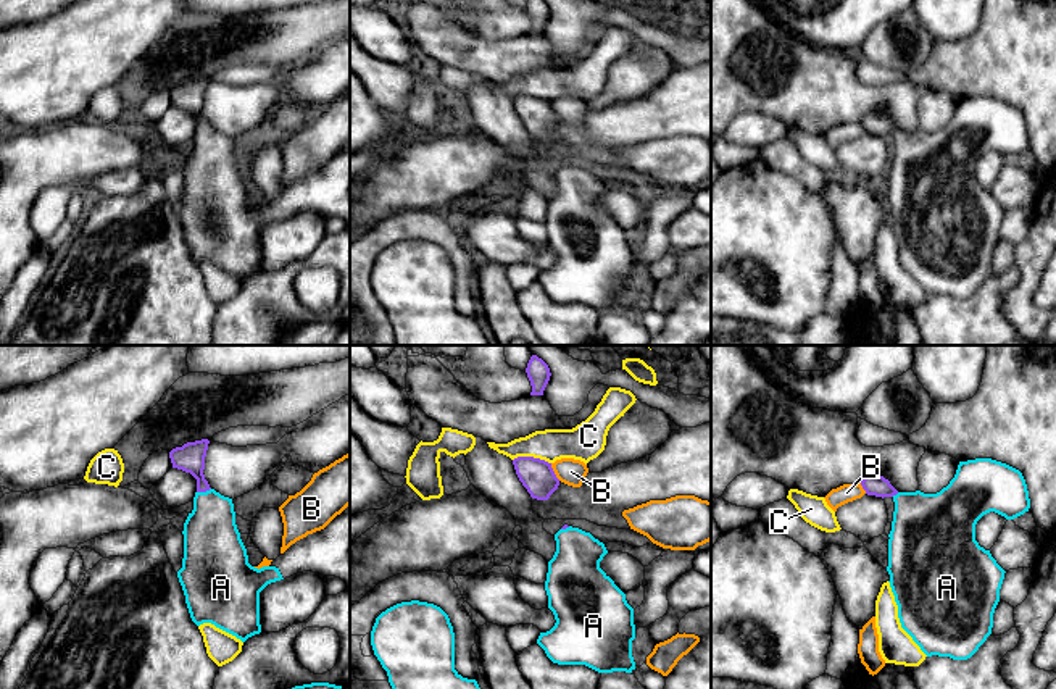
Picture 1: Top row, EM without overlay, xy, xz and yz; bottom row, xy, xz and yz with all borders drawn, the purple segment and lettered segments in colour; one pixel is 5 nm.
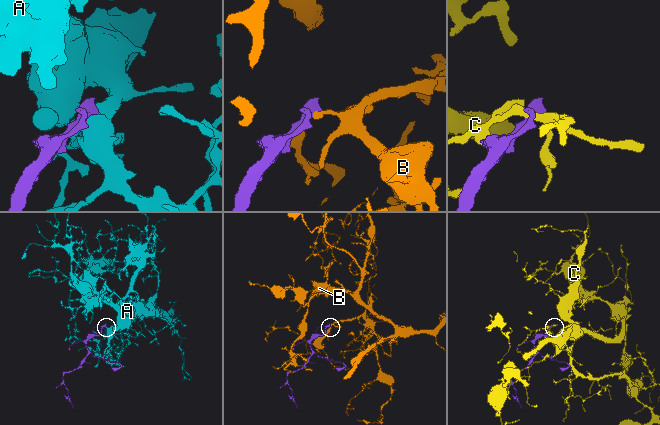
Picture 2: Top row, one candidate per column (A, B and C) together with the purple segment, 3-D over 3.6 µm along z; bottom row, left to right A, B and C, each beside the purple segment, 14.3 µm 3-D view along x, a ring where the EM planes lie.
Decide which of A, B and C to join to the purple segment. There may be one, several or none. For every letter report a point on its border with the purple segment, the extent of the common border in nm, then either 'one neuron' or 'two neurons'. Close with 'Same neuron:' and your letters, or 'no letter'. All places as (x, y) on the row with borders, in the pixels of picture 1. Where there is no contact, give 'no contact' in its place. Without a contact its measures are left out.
A: contact xy (203, 491); length 80 nm; one neuron
B: contact xz (553, 471); length 100 nm; two neurons
C: contact xz (532, 457); length 190 nm; two neurons
Same neuron: A

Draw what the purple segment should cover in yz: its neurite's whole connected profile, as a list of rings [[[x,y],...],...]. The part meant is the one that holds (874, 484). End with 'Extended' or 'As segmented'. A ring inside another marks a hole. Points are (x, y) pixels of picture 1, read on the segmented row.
[[[975,458],[959,461],[954,478],[937,494],[898,492],[879,473],[866,476],[861,486],[867,495],[892,497],[895,502],[887,571],[901,628],[927,657],[971,658],[992,634],[1006,573],[975,541],[975,524],[990,512],[1006,520],[1029,512],[1022,473],[992,458]]]. Extended

